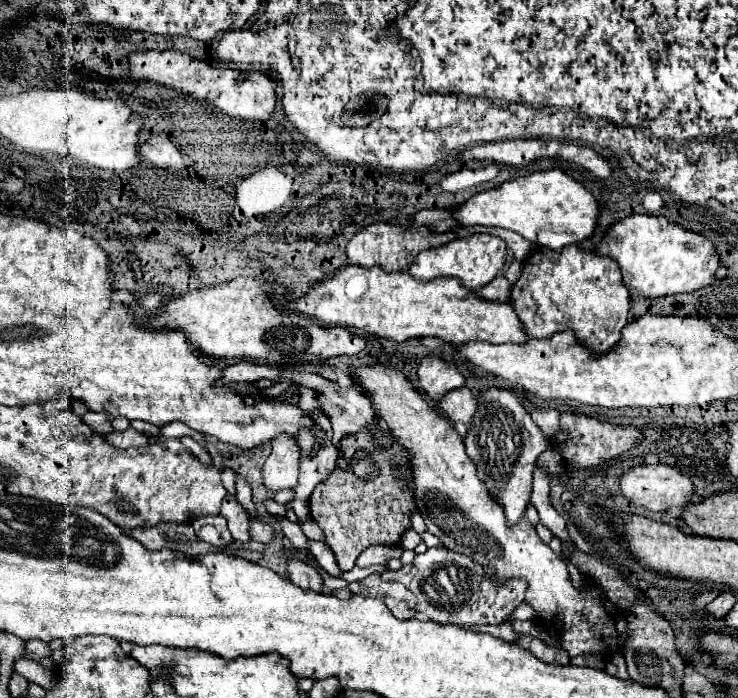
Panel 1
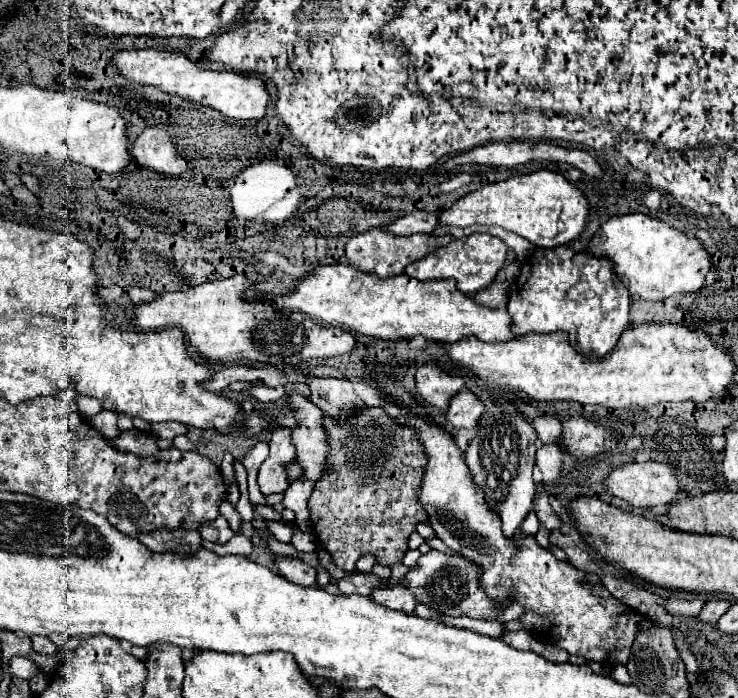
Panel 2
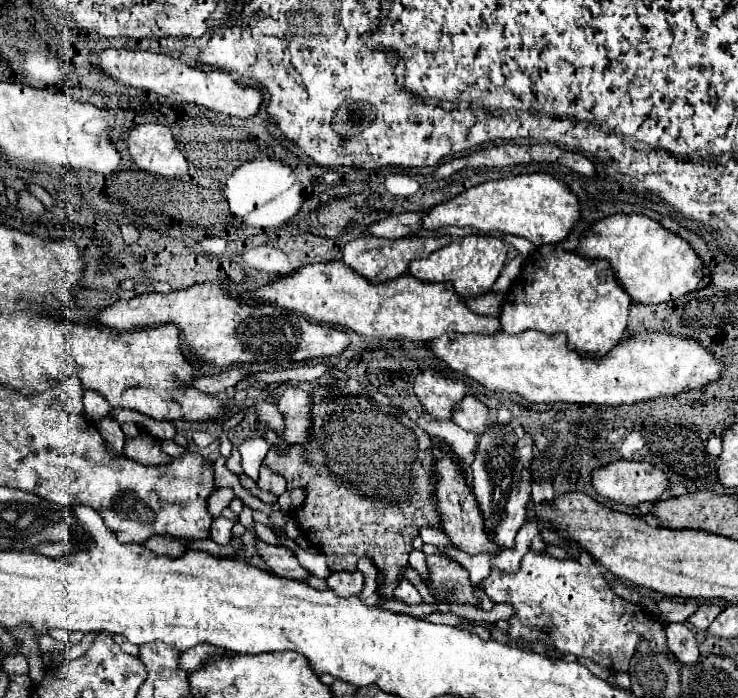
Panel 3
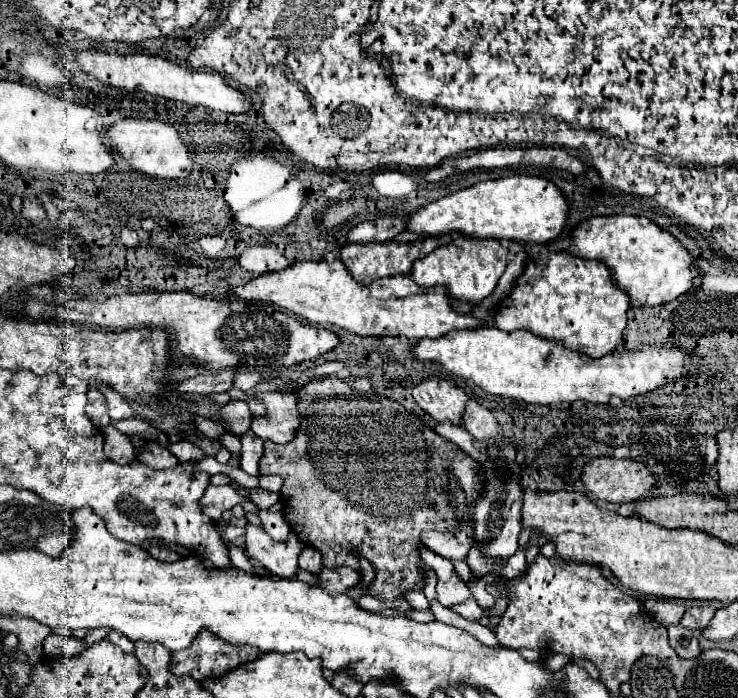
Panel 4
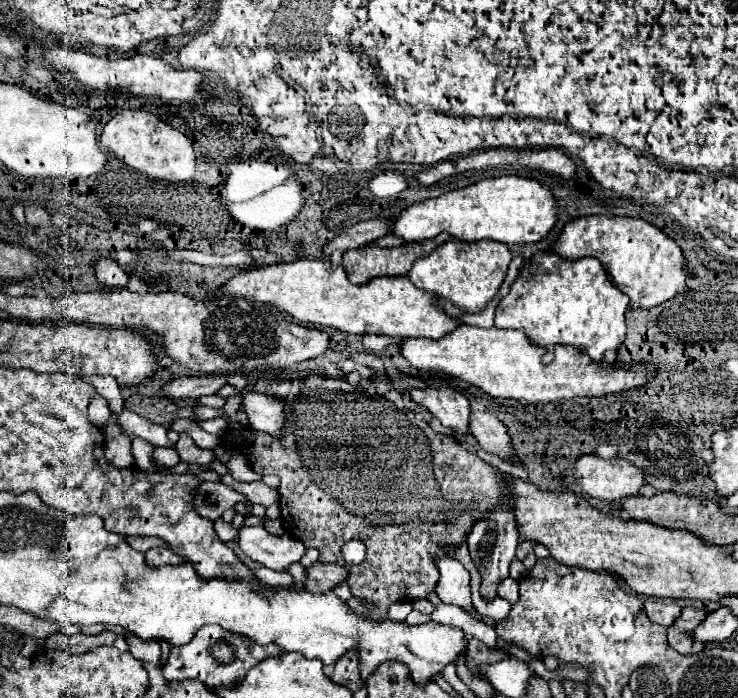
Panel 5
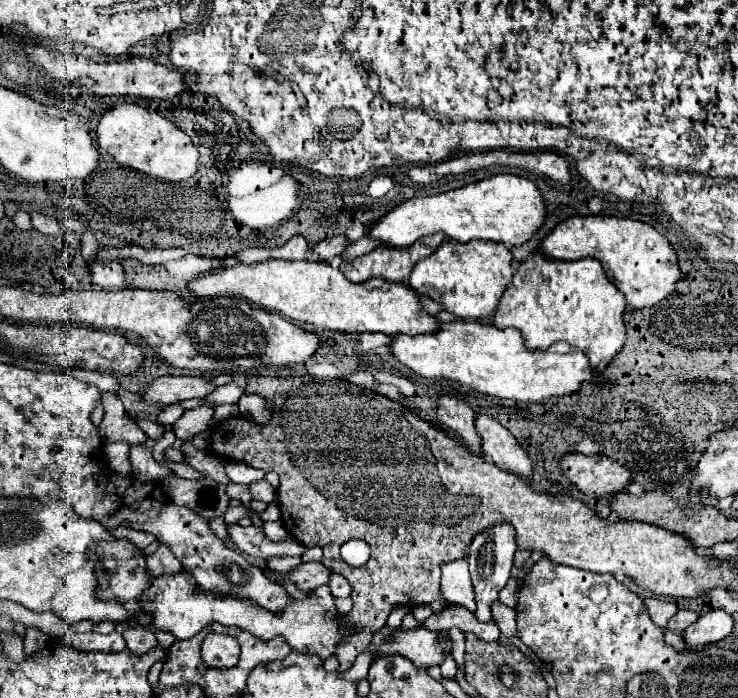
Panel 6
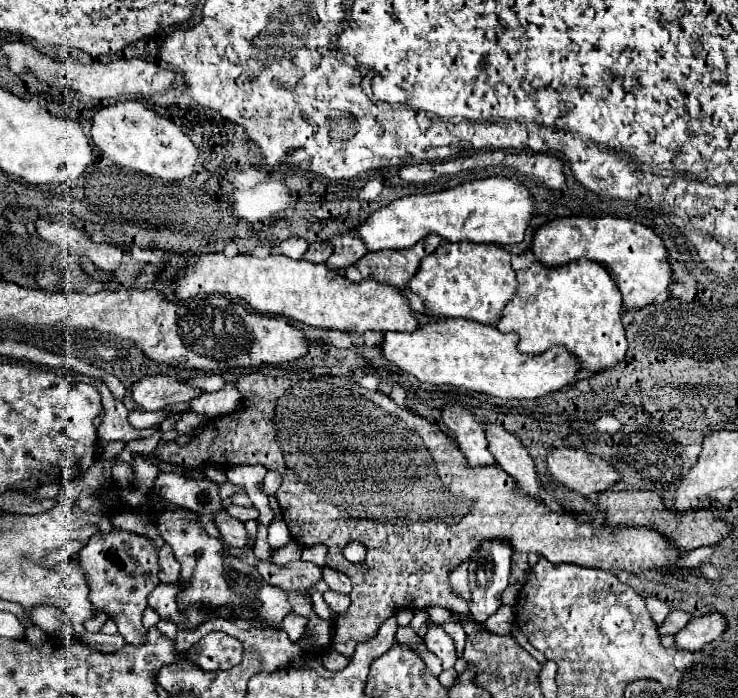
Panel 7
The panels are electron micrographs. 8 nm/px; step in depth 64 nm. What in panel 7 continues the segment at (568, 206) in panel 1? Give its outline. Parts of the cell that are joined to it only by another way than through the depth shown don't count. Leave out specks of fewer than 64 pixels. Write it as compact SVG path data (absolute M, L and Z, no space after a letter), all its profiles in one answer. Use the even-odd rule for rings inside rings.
M496 176L472 180L434 194L414 194L398 198L362 220L356 226L356 232L368 252L376 252L382 248L410 248L428 234L438 234L448 242L466 240L472 244L506 246L522 242L532 212L534 206L528 190L518 180Z

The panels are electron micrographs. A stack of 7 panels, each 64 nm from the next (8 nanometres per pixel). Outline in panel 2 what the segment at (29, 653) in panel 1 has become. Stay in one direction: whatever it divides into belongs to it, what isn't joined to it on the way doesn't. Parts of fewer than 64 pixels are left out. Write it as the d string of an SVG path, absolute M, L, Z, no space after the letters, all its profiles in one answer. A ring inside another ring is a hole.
M32 636L32 648L40 654L56 654L58 646L48 636Z

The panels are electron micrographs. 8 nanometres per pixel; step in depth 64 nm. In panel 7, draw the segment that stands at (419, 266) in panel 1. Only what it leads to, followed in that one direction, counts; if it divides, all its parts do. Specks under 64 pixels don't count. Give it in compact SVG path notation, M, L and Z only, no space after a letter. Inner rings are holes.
M468 242L440 244L408 284L424 300L428 318L466 318L496 326L506 302L516 294L516 272L510 266L510 252L500 246L472 246Z

